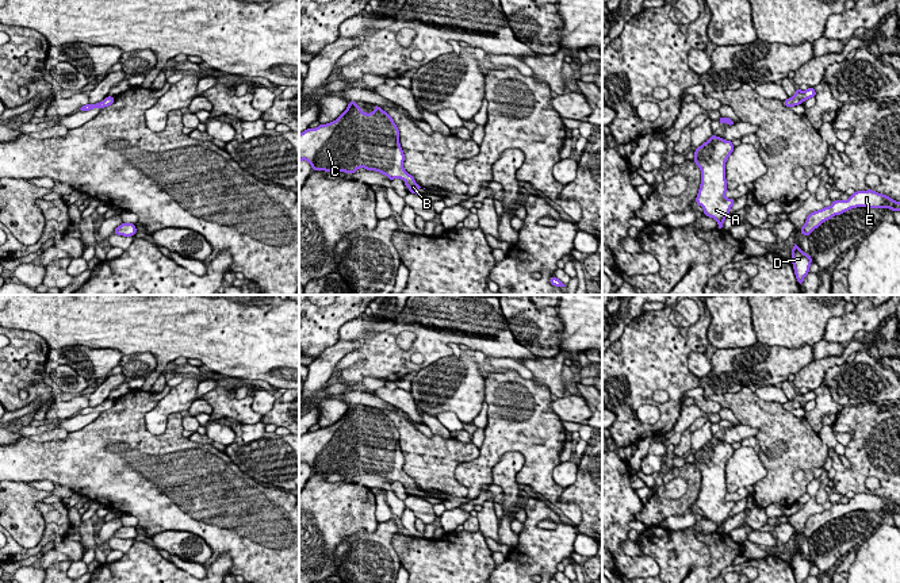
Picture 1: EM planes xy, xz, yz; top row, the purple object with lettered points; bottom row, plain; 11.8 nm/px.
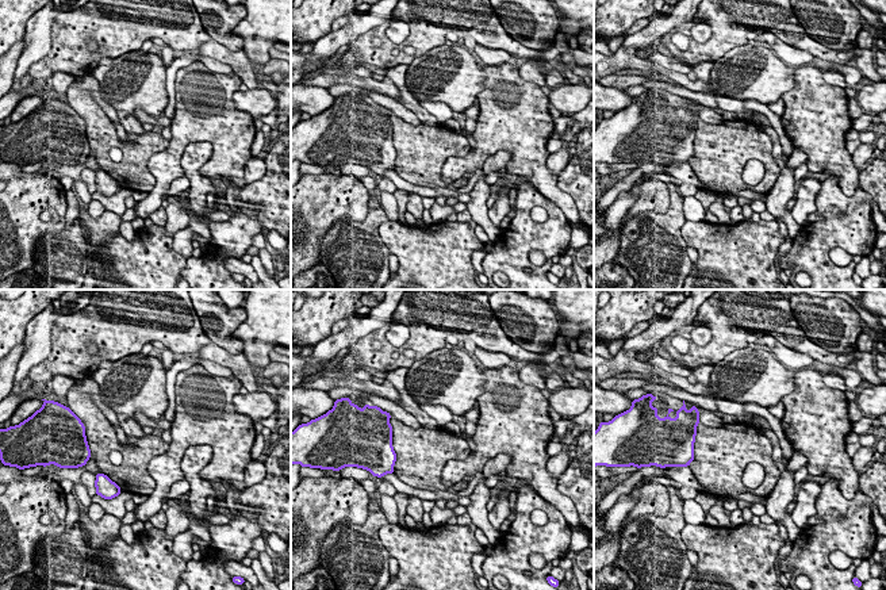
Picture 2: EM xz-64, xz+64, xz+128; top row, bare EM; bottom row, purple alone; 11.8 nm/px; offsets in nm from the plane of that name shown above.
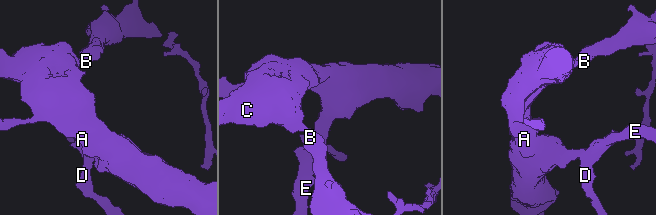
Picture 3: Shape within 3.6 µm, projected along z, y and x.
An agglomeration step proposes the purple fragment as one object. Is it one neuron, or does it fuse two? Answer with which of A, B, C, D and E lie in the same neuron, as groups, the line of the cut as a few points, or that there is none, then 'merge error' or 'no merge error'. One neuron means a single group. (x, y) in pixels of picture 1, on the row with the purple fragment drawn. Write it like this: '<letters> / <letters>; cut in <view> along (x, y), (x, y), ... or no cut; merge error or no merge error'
A B C D E; no cut; no merge error

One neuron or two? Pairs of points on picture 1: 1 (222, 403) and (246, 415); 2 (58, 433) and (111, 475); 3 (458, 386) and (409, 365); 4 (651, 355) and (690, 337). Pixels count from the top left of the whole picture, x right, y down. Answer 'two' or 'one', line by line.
1: one
2: two
3: two
4: one

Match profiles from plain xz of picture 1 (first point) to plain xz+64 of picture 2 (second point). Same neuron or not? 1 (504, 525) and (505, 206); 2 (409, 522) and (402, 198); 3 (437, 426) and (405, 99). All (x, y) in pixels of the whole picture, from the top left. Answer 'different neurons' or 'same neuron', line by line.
1: same neuron
2: same neuron
3: same neuron

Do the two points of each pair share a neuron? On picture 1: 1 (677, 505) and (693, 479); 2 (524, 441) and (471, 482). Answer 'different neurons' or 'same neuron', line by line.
1: same neuron
2: same neuron

